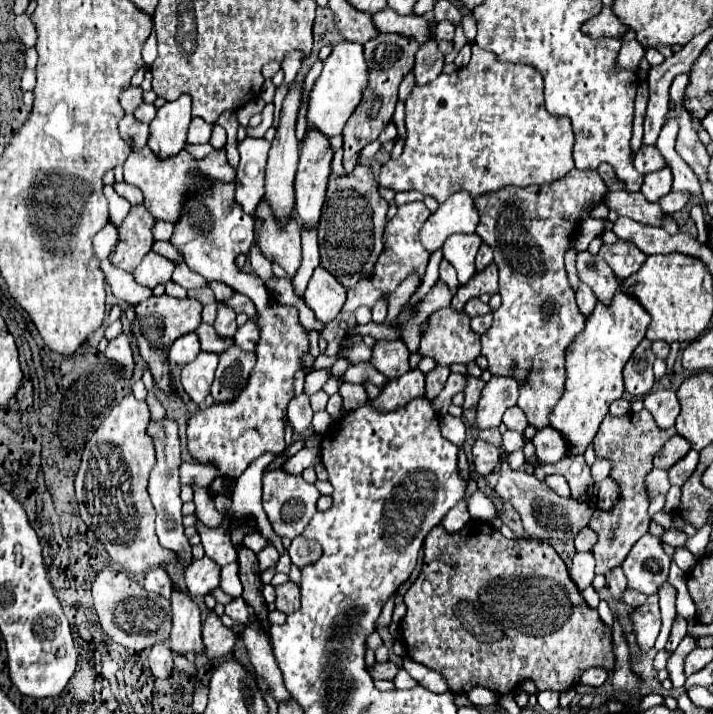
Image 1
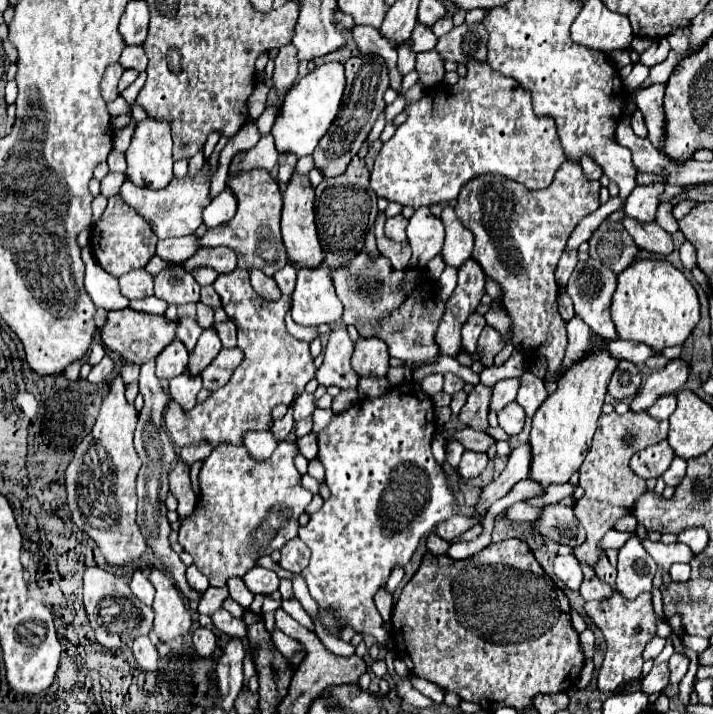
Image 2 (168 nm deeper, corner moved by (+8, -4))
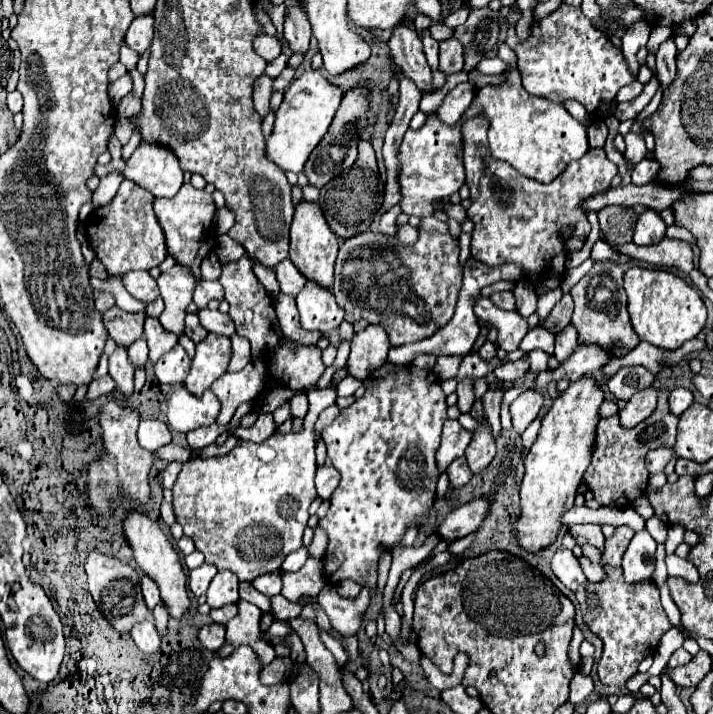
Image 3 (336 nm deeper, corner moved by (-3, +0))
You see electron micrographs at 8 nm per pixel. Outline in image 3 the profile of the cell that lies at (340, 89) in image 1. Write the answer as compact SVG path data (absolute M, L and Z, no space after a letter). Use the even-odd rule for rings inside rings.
M308 71L298 79L294 79L288 91L284 93L282 105L276 111L276 123L264 147L266 157L282 171L300 173L310 153L328 131L340 101L342 101L342 89L330 85L320 71Z

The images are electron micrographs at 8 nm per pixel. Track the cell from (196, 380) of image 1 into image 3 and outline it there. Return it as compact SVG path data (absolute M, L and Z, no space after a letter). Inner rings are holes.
M178 387L168 399L168 423L174 431L188 433L192 429L212 425L220 413L220 401L212 391L206 391L200 399L188 395L188 391Z

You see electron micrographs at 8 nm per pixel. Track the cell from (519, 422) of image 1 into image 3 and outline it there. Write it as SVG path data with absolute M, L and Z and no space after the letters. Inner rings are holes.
M524 391L512 405L510 405L510 413L512 413L512 423L516 427L516 431L524 433L524 429L538 417L542 409L542 395L538 391Z

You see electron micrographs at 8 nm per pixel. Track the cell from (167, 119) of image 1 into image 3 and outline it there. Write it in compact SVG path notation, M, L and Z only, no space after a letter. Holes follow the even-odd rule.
M140 143L126 161L124 179L150 191L154 197L174 197L182 187L182 171L176 155L158 143Z

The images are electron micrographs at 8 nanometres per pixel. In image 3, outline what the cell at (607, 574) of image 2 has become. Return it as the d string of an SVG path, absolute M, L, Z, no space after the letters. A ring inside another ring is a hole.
M616 527L616 531L612 533L612 537L606 539L606 547L604 547L604 561L612 563L612 565L620 565L620 559L632 539L634 531L630 527Z

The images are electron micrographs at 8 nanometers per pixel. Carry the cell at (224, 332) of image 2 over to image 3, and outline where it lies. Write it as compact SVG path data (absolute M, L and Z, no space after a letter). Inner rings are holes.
M200 309L198 311L198 319L200 319L200 325L206 331L212 331L212 333L218 333L218 335L226 335L226 337L230 337L234 333L232 319L228 319L228 315L224 315L220 311Z

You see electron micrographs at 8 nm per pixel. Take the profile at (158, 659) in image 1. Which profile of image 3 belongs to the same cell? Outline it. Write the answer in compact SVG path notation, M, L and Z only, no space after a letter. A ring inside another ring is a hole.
M148 619L134 623L134 627L130 629L130 635L132 635L134 643L138 645L138 649L144 653L156 653L160 649L160 635L158 635L154 623Z

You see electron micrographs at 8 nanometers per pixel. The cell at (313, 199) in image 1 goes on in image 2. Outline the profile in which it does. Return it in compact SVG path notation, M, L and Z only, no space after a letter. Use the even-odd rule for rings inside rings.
M293 173L291 181L287 183L285 193L283 193L281 233L283 233L283 243L287 247L289 259L301 267L319 267L323 263L323 251L321 251L321 245L317 239L317 227L315 227L313 201L315 201L315 189L313 189L309 177L301 175L301 173Z

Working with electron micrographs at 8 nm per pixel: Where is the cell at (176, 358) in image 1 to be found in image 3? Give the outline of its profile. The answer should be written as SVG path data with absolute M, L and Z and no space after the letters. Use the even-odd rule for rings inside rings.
M176 343L172 351L162 355L154 365L156 379L164 385L180 385L186 379L188 371L190 371L190 359L180 343Z

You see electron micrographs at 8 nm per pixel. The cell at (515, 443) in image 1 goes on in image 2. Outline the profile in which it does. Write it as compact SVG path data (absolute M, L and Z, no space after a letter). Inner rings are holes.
M465 427L465 429L457 431L455 439L461 439L465 449L473 449L473 451L487 451L491 445L497 443L491 435L481 433L481 431L473 431L471 427Z

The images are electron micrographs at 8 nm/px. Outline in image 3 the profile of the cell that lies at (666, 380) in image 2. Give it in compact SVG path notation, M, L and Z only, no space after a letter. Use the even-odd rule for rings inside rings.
M650 387L648 391L638 391L632 395L632 399L618 411L620 425L624 429L636 427L642 419L646 419L656 409L656 387Z

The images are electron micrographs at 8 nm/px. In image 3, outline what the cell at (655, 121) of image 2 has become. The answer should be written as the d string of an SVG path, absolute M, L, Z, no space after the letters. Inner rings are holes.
M668 37L656 51L656 71L662 87L668 87L676 75L676 55L678 49L672 37Z

